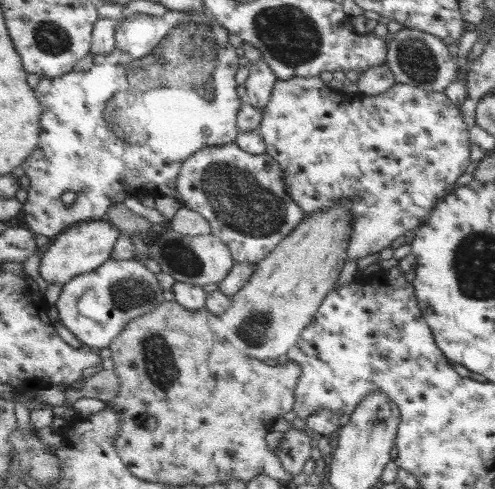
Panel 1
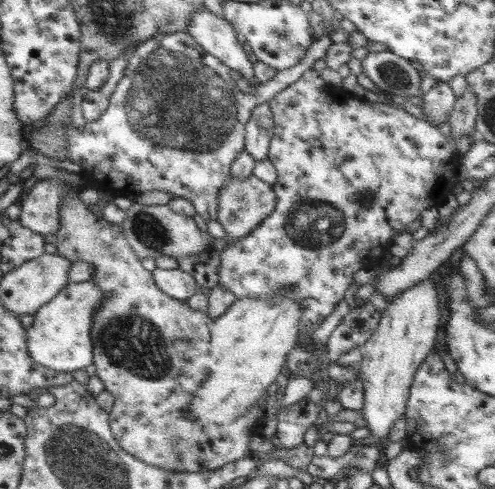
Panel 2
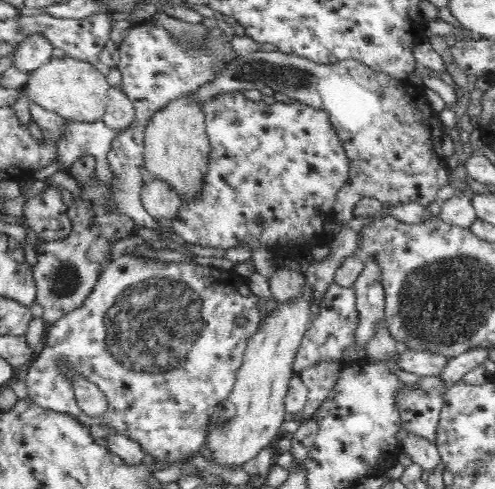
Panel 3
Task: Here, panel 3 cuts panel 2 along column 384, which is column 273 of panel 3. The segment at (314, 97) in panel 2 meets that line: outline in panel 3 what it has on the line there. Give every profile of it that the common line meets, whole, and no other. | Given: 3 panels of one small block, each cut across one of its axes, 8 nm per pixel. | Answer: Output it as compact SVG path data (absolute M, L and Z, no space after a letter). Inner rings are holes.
M242 92L218 94L204 104L206 132L210 138L210 164L204 176L204 186L198 200L184 202L180 212L172 218L172 228L186 244L200 244L202 248L238 248L258 246L268 248L274 260L282 258L302 260L304 252L314 246L322 246L330 238L324 232L324 224L336 224L334 206L340 188L350 178L350 160L342 148L340 138L330 122L330 114L306 106L298 100L292 104L264 104L248 100Z

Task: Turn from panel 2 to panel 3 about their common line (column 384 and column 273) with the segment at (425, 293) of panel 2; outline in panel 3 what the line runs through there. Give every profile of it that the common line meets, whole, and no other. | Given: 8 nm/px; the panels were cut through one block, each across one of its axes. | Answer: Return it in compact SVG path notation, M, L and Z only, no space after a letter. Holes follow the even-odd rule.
M306 284L304 294L294 302L278 304L264 320L262 328L250 338L244 354L244 364L238 372L236 386L230 396L216 406L208 426L206 458L224 466L240 466L256 458L270 442L282 432L280 426L286 422L286 396L294 372L298 348L308 332L312 318L312 288Z

